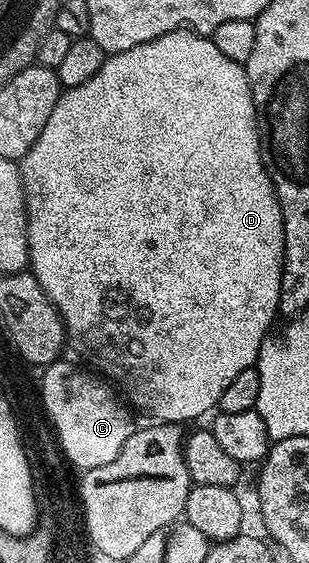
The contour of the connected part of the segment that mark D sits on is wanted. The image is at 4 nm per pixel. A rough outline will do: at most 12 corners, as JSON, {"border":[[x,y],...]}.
{"border":[[170,31],[21,160],[30,274],[159,423],[279,315],[251,83]]}

